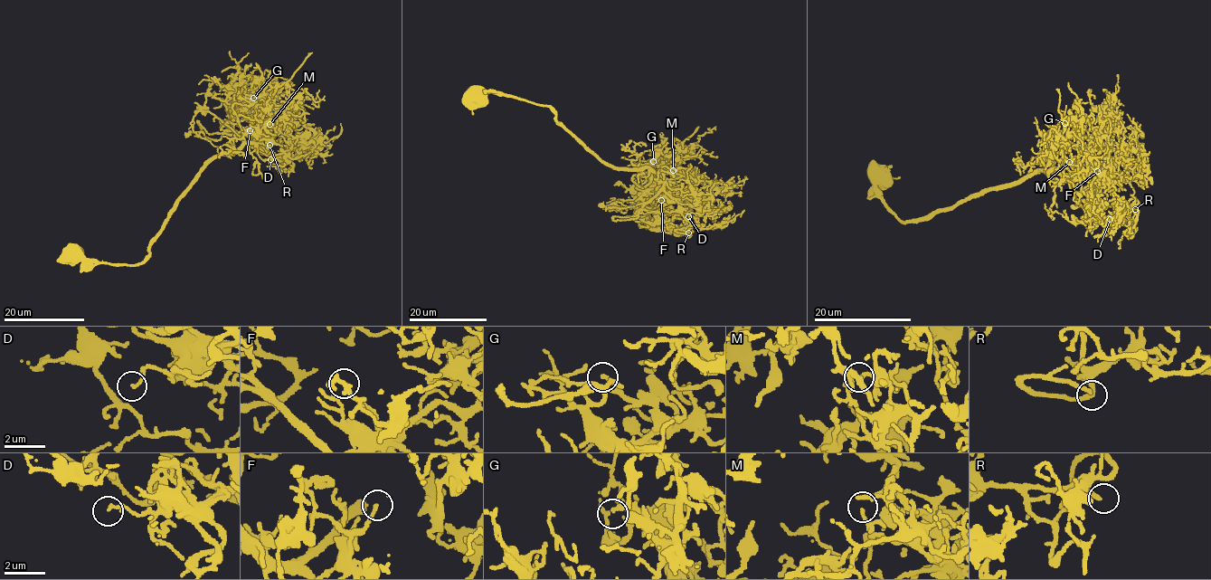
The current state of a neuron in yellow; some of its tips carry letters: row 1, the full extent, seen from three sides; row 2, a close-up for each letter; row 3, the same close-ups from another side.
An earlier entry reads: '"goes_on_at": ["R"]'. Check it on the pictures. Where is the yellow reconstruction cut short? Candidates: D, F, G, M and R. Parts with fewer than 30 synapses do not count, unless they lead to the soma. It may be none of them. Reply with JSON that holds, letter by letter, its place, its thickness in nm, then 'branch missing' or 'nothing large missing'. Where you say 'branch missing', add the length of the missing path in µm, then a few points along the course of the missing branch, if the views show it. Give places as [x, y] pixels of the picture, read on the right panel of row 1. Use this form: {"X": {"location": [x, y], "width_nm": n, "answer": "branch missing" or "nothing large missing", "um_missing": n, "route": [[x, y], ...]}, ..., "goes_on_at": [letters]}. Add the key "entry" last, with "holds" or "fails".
{"D": {"location": [1110, 219], "width_nm": 140, "answer": "nothing large missing"}, "F": {"location": [1097, 171], "width_nm": 160, "answer": "nothing large missing"}, "G": {"location": [1064, 123], "width_nm": 130, "answer": "nothing large missing"}, "M": {"location": [1069, 162], "width_nm": 100, "answer": "nothing large missing"}, "R": {"location": [1135, 209], "width_nm": 140, "answer": "branch missing", "um_missing": 15, "route": [[1135, 209], [1140, 207], [1126, 194], [1112, 189], [1103, 192]]}, "goes_on_at": ["R"], "entry": "holds"}

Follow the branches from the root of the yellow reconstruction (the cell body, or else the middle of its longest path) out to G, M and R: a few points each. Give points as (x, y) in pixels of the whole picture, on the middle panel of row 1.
G: (475, 95), (546, 105), (617, 167), (646, 167), (648, 174), (634, 163), (652, 163), (661, 172), (653, 161)
M: (475, 95), (495, 92), (546, 105), (563, 128), (617, 167), (648, 167), (667, 184), (683, 175), (673, 170)
R: (475, 95), (495, 92), (546, 105), (602, 160), (622, 169), (652, 168), (690, 223), (681, 229), (688, 232)

